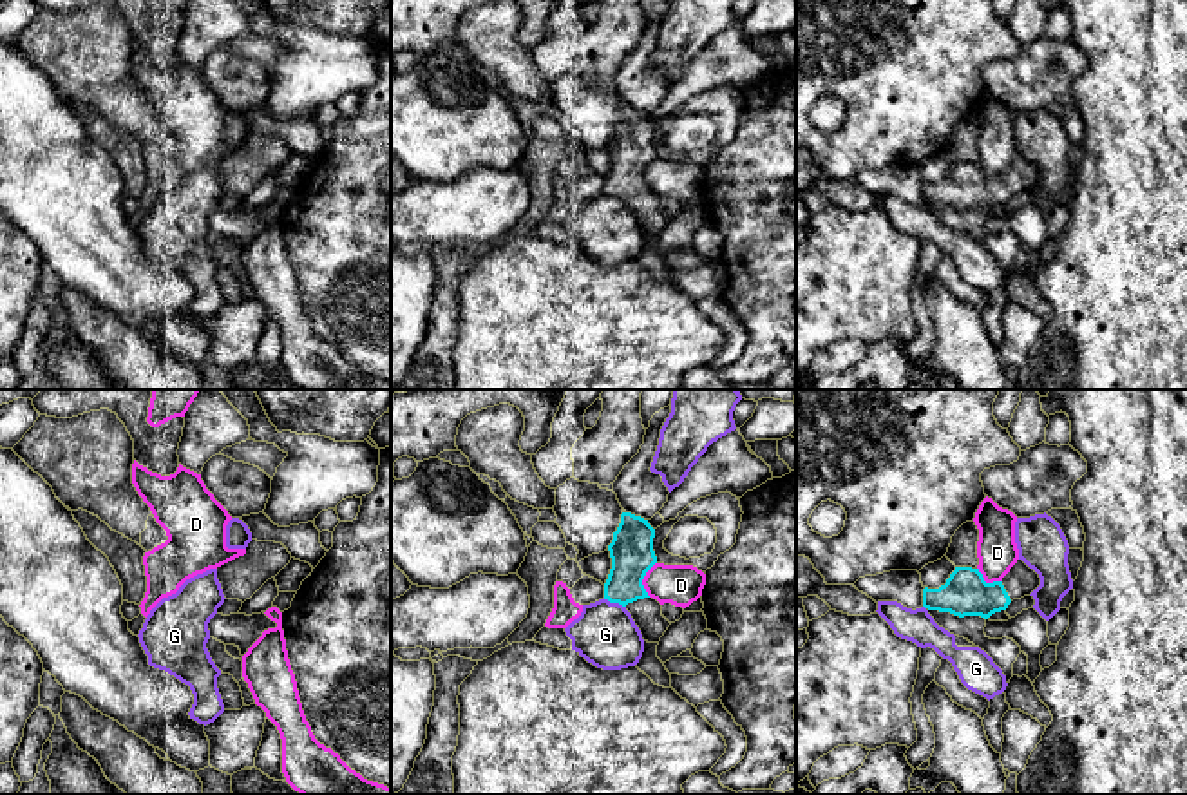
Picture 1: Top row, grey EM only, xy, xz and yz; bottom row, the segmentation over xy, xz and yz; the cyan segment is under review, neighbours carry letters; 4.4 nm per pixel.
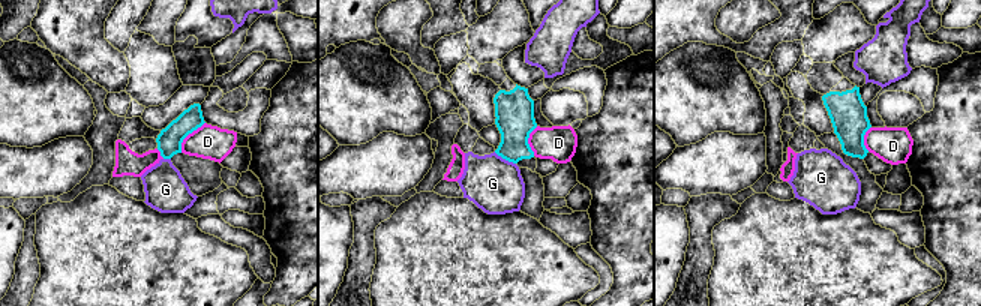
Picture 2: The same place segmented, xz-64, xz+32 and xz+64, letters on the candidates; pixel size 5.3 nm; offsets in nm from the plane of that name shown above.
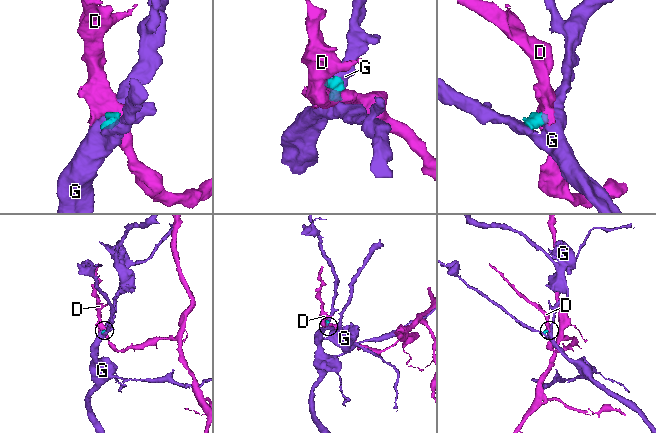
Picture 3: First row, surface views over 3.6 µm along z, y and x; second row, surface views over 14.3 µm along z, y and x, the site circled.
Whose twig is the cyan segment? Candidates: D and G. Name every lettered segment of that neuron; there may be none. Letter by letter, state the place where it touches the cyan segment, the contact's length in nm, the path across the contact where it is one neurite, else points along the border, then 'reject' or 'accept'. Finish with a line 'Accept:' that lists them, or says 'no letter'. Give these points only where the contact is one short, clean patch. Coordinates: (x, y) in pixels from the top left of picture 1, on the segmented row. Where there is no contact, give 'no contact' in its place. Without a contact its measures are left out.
D: meets cyan in xz at (643, 578); contact 160 nm long; border along xz (655, 562), (643, 580), (648, 596); reject
G: meets cyan in xz at (614, 602); contact 110 nm long; reject
Accept: no letter

